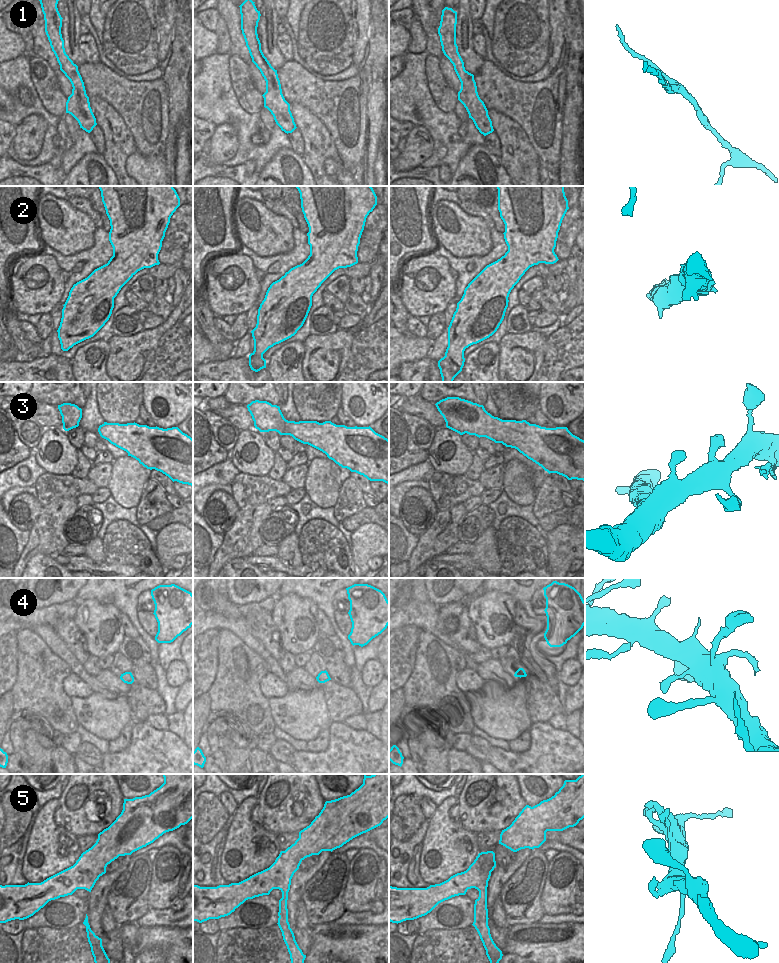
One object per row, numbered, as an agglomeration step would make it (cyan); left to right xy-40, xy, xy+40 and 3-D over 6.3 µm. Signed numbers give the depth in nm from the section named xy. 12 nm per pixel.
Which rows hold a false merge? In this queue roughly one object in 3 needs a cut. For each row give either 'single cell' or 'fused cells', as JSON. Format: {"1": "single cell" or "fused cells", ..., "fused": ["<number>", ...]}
{"1": "single cell", "2": "single cell", "3": "single cell", "4": "single cell", "5": "fused cells", "fused": ["5"]}

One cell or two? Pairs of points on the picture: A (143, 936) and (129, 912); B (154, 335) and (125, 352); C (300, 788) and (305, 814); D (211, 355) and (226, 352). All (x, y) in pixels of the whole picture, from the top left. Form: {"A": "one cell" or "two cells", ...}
{"A": "two cells", "B": "one cell", "C": "one cell", "D": "one cell"}

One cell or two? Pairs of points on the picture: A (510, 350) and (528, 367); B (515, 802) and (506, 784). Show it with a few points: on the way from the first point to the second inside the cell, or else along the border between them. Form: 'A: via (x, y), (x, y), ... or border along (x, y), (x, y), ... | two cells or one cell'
A: via (514, 353), (524, 363) | one cell
B: via (511, 798), (506, 788) | one cell

